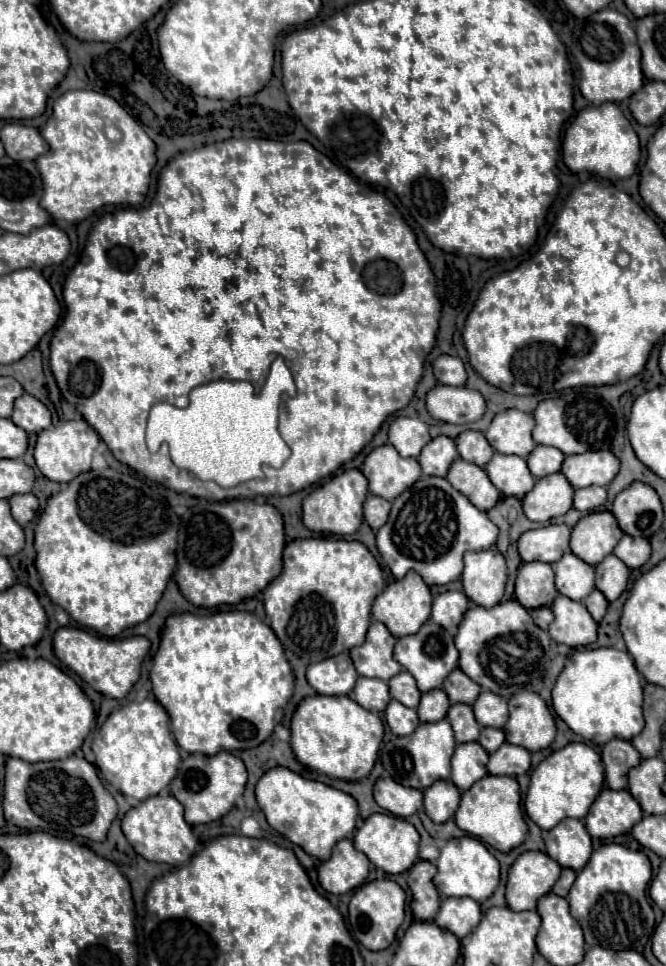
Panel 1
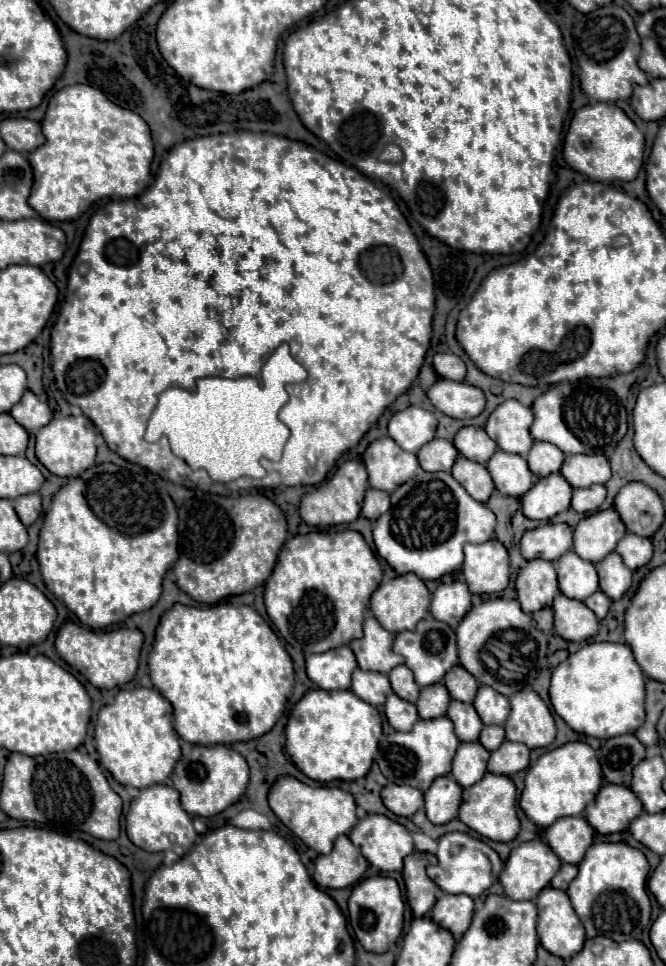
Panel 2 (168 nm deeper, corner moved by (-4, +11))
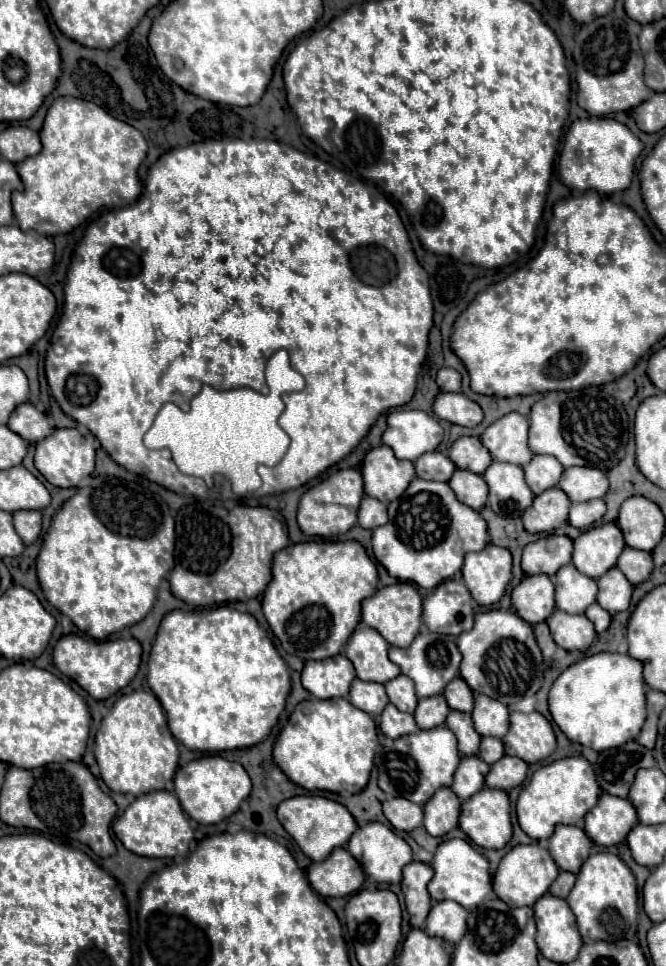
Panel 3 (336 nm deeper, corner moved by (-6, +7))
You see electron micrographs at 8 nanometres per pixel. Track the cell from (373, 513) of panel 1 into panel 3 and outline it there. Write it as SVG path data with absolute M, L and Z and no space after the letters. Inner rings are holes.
M364 496L360 502L360 510L358 510L358 524L366 530L374 530L378 526L384 526L386 522L388 522L386 504L382 504L376 498Z

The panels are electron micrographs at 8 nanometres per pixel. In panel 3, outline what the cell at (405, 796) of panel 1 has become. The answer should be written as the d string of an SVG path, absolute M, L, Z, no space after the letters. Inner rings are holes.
M388 798L384 802L384 816L392 824L392 828L400 832L410 832L422 826L422 808L404 798Z

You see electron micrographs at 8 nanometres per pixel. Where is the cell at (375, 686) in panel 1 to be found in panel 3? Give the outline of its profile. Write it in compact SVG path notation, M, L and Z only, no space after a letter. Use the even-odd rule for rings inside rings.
M354 680L350 688L350 702L360 708L362 712L370 714L372 718L378 718L380 712L388 704L388 696L382 684L376 682L364 682L364 680Z

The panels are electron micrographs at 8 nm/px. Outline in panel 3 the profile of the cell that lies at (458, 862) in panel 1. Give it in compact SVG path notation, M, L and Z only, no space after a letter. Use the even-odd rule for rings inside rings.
M452 838L452 840L442 842L436 848L436 854L432 860L432 870L434 870L434 878L428 884L428 892L430 892L430 898L436 902L452 900L452 902L458 902L460 906L464 906L466 910L472 910L472 908L476 908L476 904L480 904L492 892L488 860L480 852L476 852L466 840Z

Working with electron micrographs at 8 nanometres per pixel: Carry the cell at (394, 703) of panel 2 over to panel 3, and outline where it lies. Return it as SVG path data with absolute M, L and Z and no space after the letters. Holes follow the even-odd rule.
M388 704L380 716L380 730L388 738L400 738L406 736L408 732L418 732L418 726L412 714L400 712L396 706Z

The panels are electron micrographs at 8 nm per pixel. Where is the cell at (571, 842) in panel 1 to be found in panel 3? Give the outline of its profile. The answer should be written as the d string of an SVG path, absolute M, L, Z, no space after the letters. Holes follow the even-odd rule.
M560 826L550 838L550 854L560 870L576 874L584 860L588 858L592 840L584 836L584 830L578 826Z

